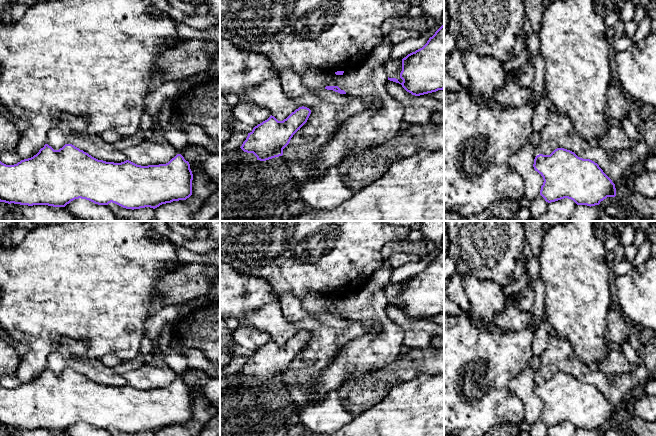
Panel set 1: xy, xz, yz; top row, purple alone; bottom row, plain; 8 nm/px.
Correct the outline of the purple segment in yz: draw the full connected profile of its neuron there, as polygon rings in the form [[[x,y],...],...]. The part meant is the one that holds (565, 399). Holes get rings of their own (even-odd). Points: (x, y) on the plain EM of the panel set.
[[[540,370],[535,372],[533,391],[543,401],[540,419],[551,427],[564,422],[573,424],[577,429],[595,430],[607,421],[616,420],[615,408],[597,387],[578,381],[574,376],[557,372],[550,379],[543,379]]]

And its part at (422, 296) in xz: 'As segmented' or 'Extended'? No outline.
As segmented

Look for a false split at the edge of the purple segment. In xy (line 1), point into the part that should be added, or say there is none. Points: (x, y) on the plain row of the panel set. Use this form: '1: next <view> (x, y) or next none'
1: next none

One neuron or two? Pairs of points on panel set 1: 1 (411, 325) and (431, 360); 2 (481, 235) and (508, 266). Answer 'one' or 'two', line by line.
1: two
2: one

